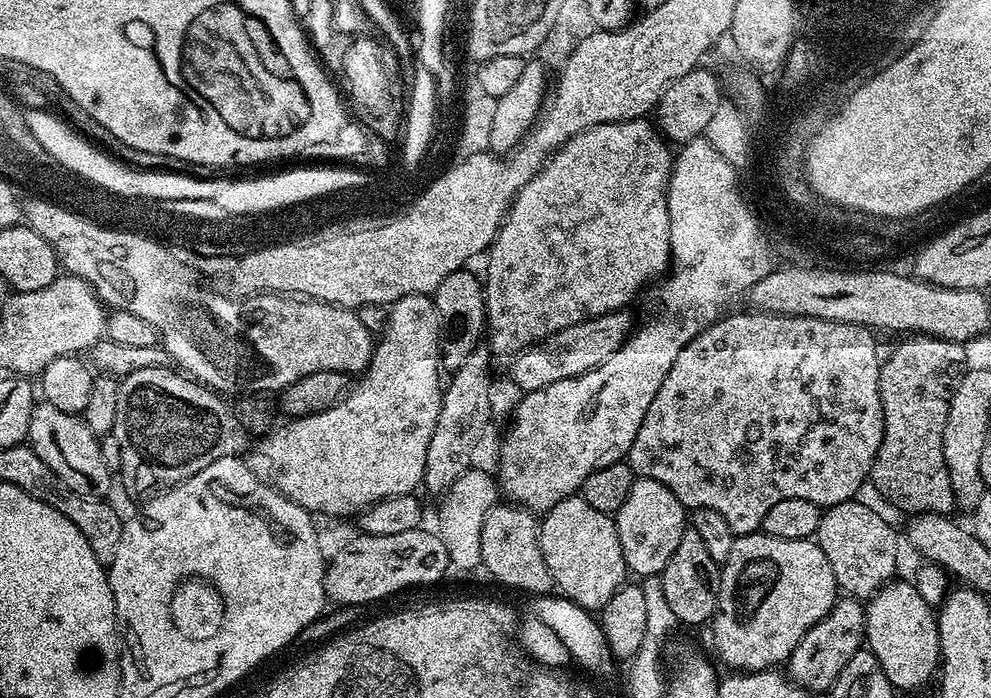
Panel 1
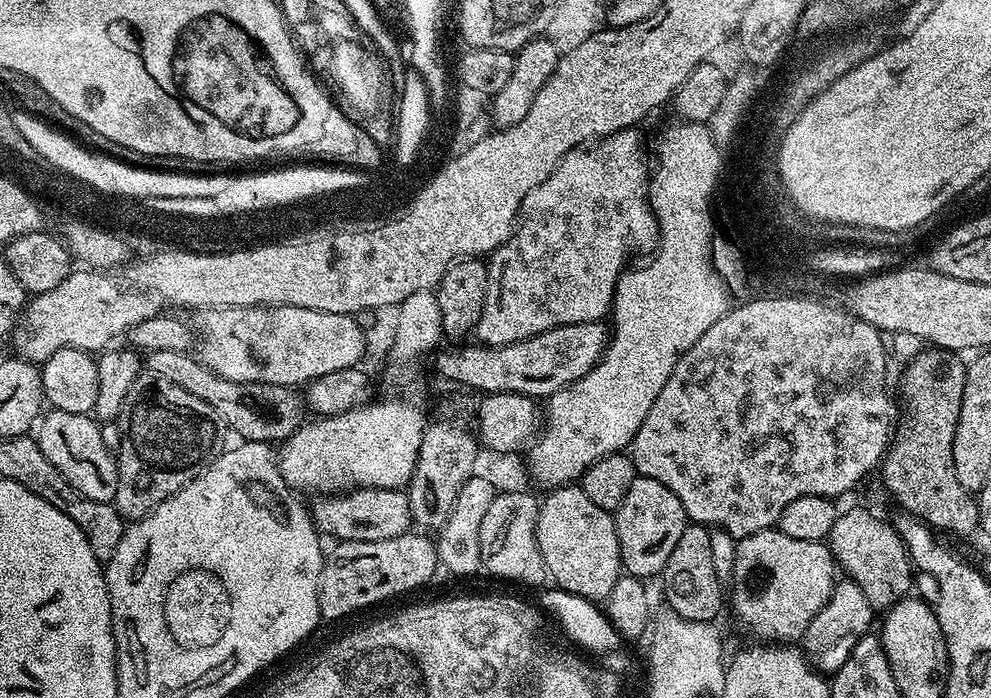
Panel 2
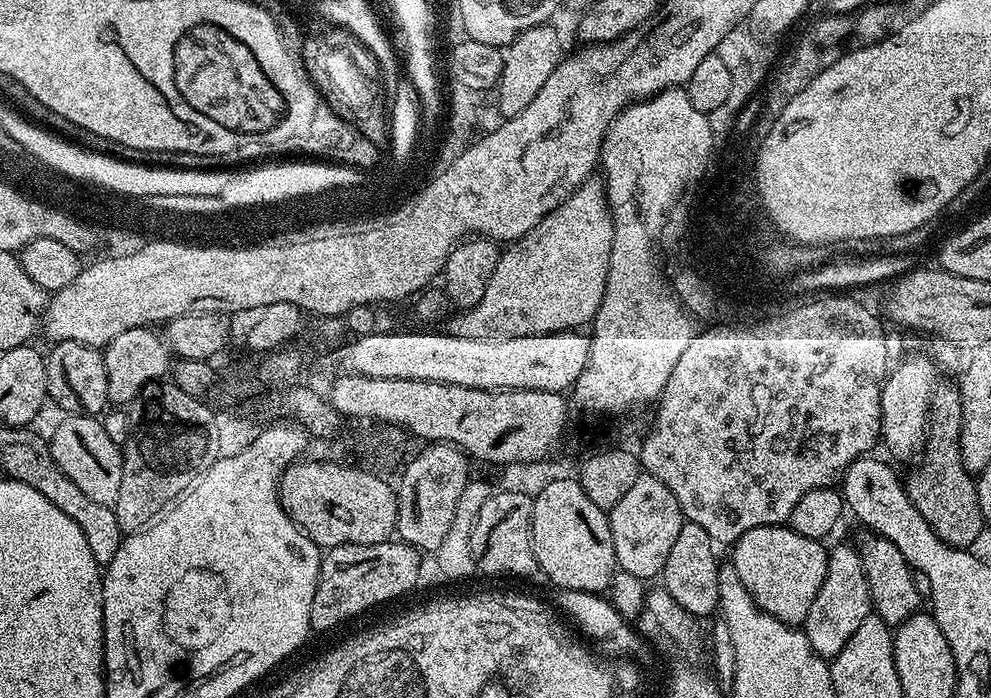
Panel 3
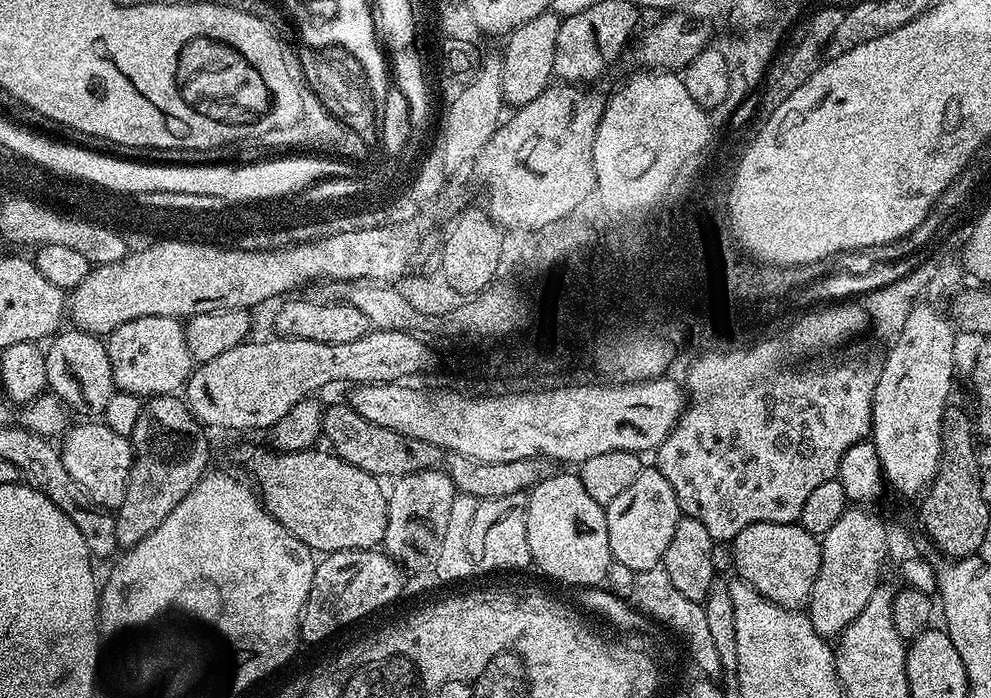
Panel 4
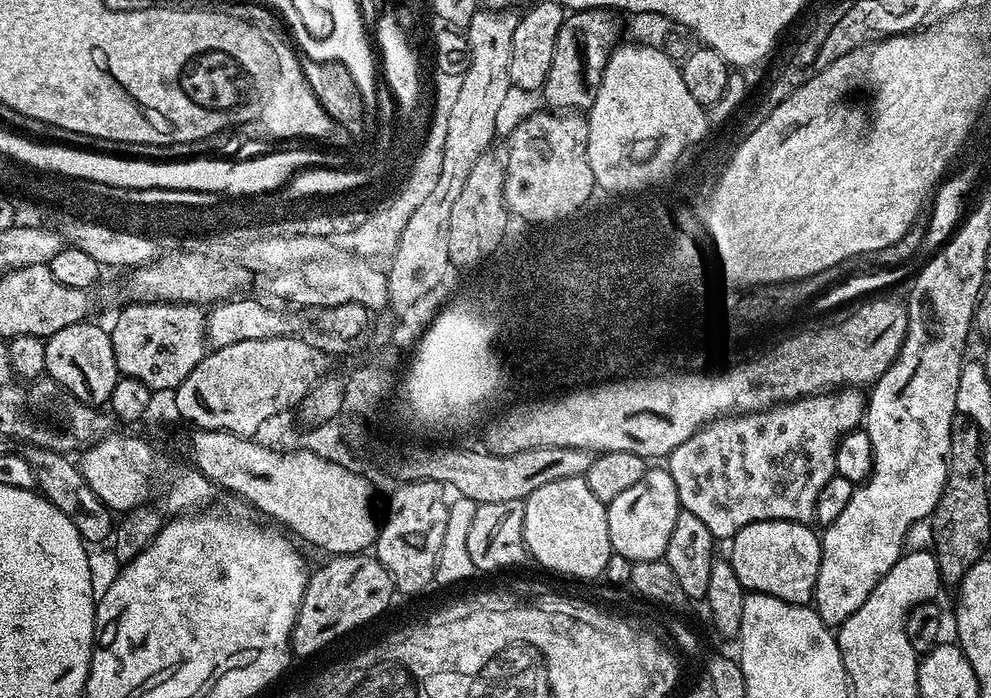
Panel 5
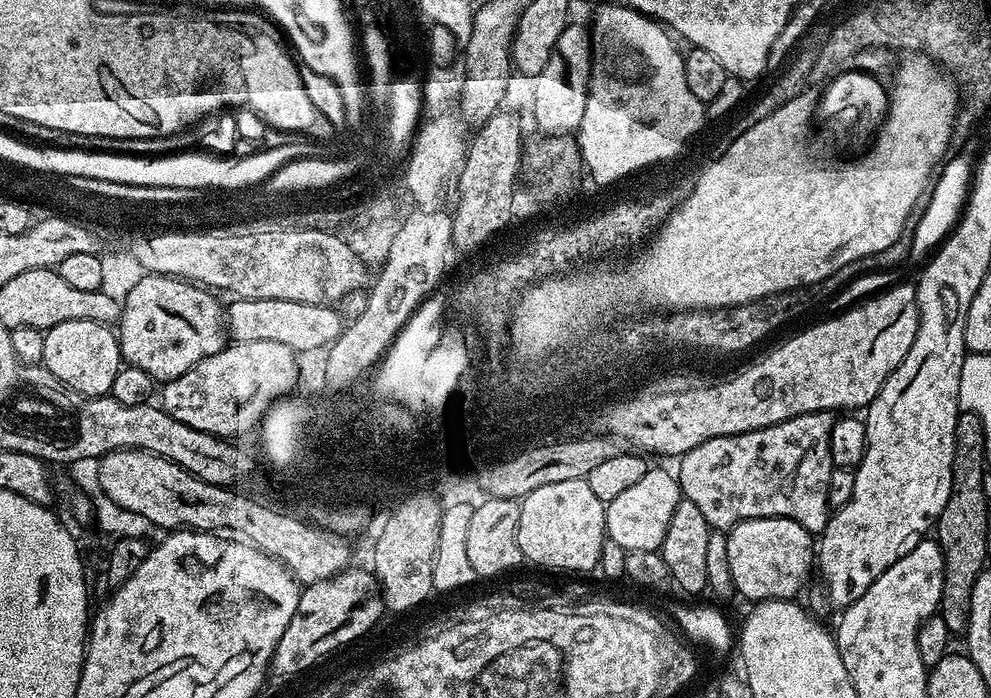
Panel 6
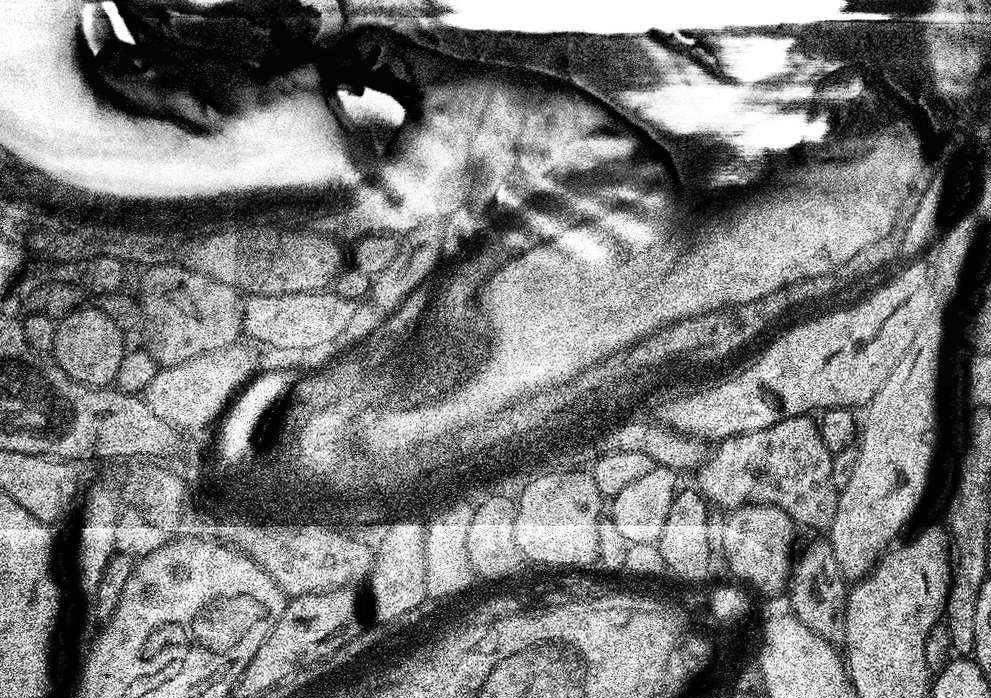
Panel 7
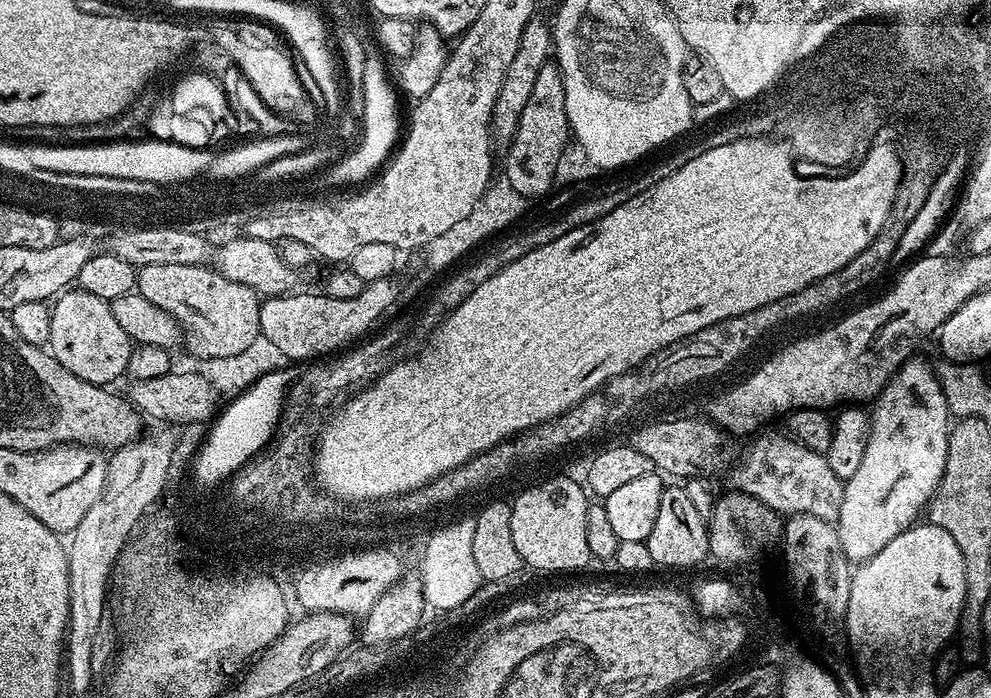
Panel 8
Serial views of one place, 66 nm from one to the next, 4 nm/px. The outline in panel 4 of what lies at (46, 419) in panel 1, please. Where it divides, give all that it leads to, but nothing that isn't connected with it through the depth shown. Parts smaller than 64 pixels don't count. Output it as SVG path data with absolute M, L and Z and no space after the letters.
M80 422L84 424L73 423L71 427L63 433L62 441L59 445L60 457L66 466L66 471L72 475L74 482L78 482L78 486L82 486L82 490L86 490L86 494L90 494L90 498L94 498L94 502L98 502L104 508L115 510L120 507L122 498L126 494L126 486L130 478L130 470L132 469L132 441L122 434L114 434L114 430L110 430L102 422Z

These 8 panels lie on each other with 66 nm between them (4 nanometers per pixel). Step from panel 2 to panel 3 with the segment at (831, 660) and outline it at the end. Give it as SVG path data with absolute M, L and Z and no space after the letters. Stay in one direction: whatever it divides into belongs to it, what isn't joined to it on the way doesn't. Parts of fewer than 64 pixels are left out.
M840 544L828 553L828 573L810 606L808 616L802 625L808 633L810 646L819 656L834 658L854 638L854 630L862 626L873 615L872 591L864 573L864 560L859 551L848 544Z

